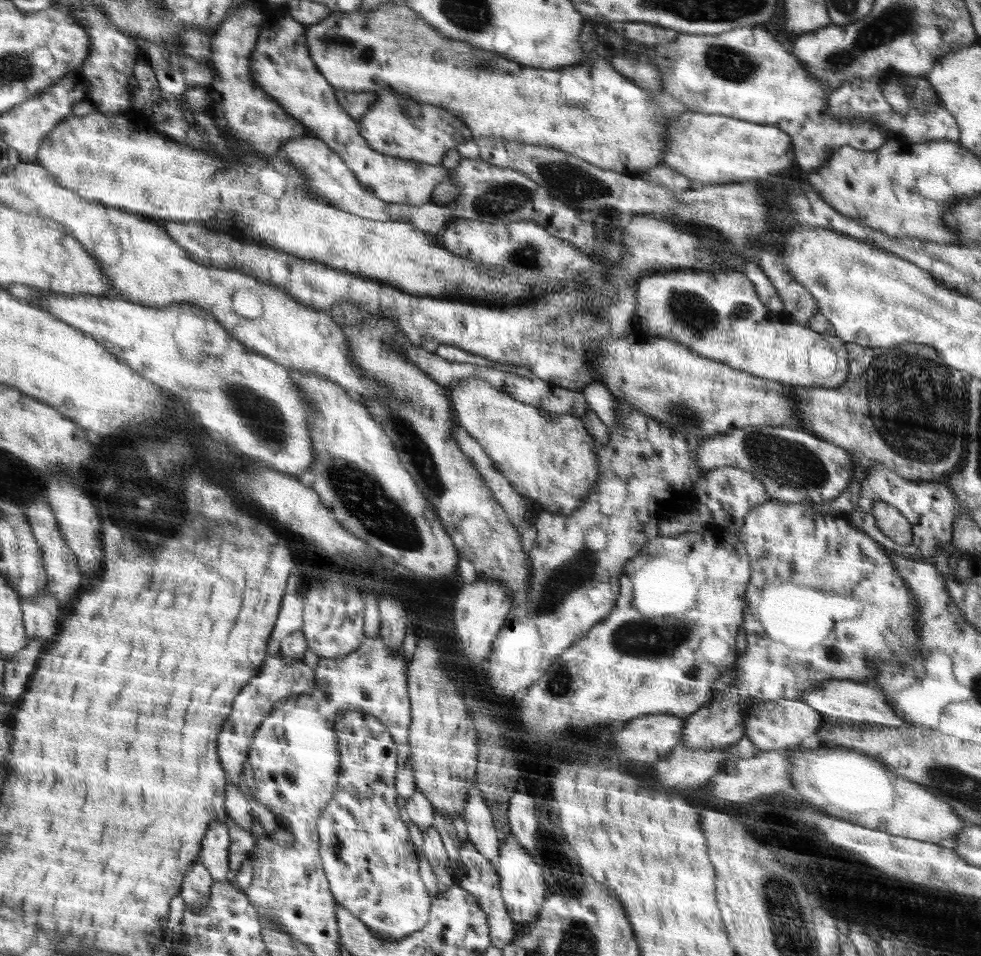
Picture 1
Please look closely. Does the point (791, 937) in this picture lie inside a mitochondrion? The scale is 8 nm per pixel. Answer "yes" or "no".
yes

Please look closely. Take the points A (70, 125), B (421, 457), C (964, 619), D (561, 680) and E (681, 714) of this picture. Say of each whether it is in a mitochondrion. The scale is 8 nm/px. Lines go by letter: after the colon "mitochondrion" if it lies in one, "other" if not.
A: other
B: mitochondrion
C: other
D: mitochondrion
E: other

